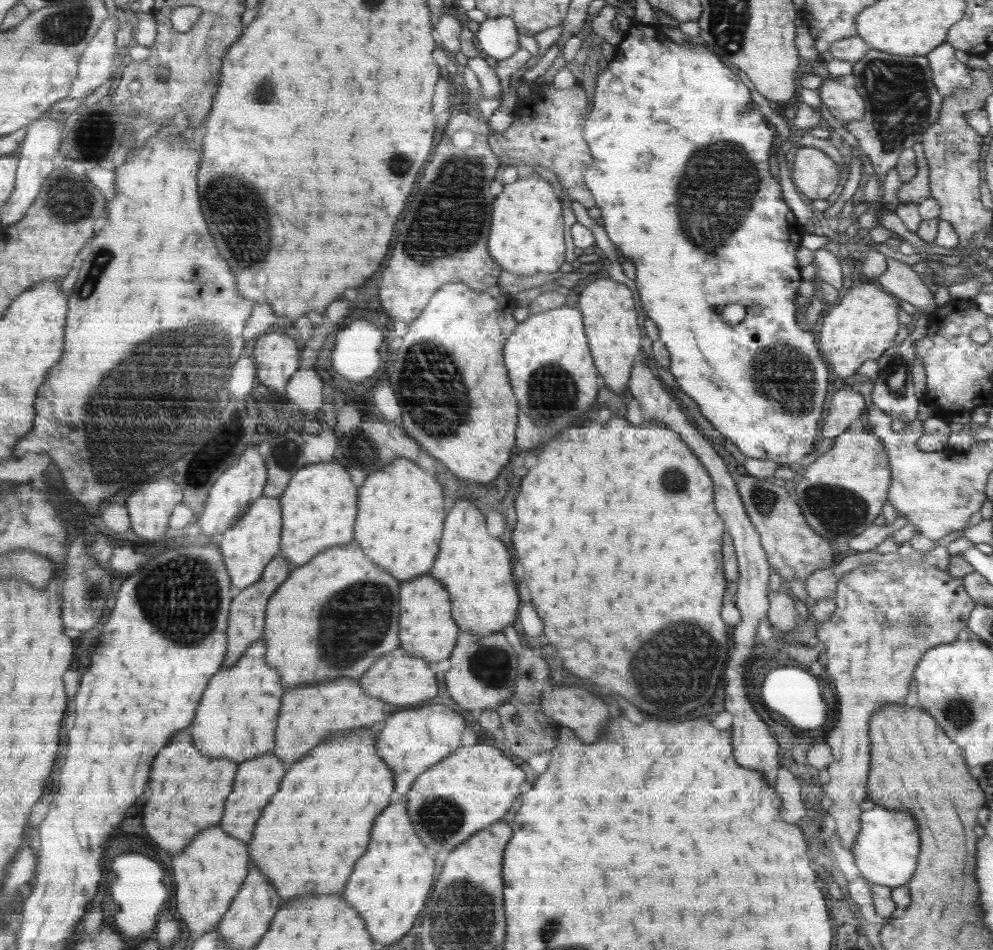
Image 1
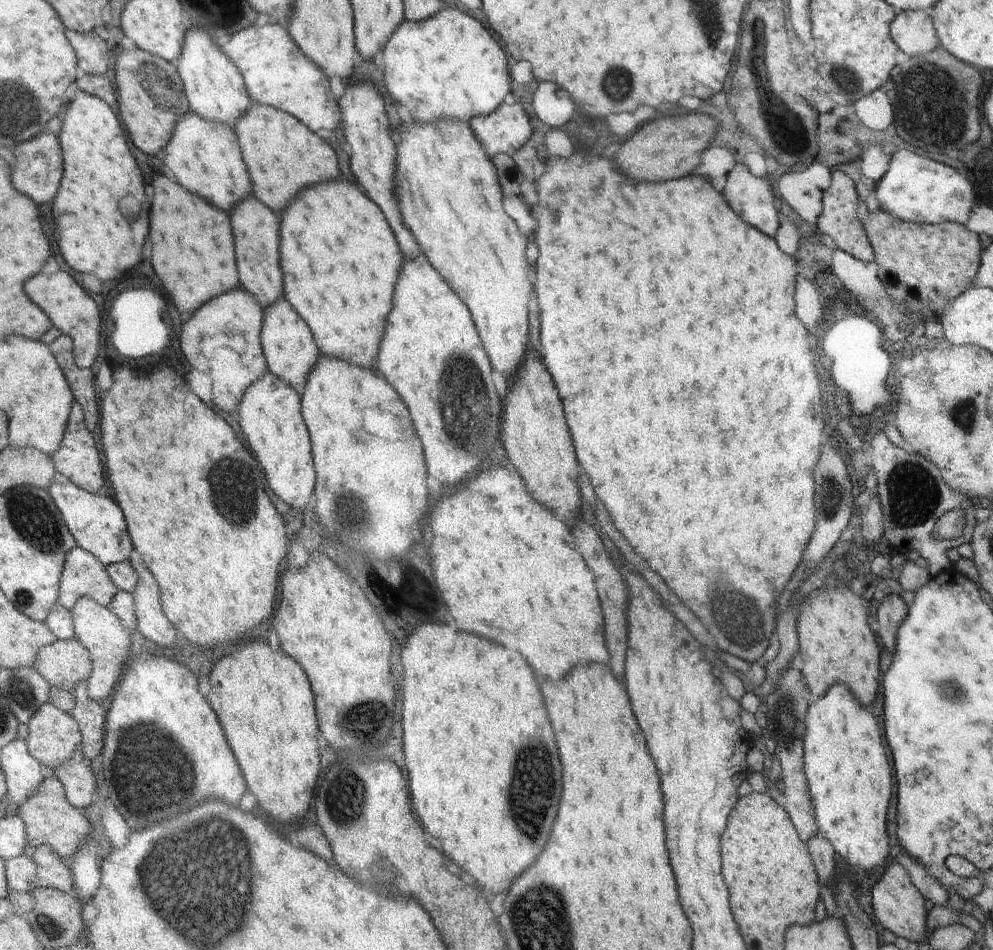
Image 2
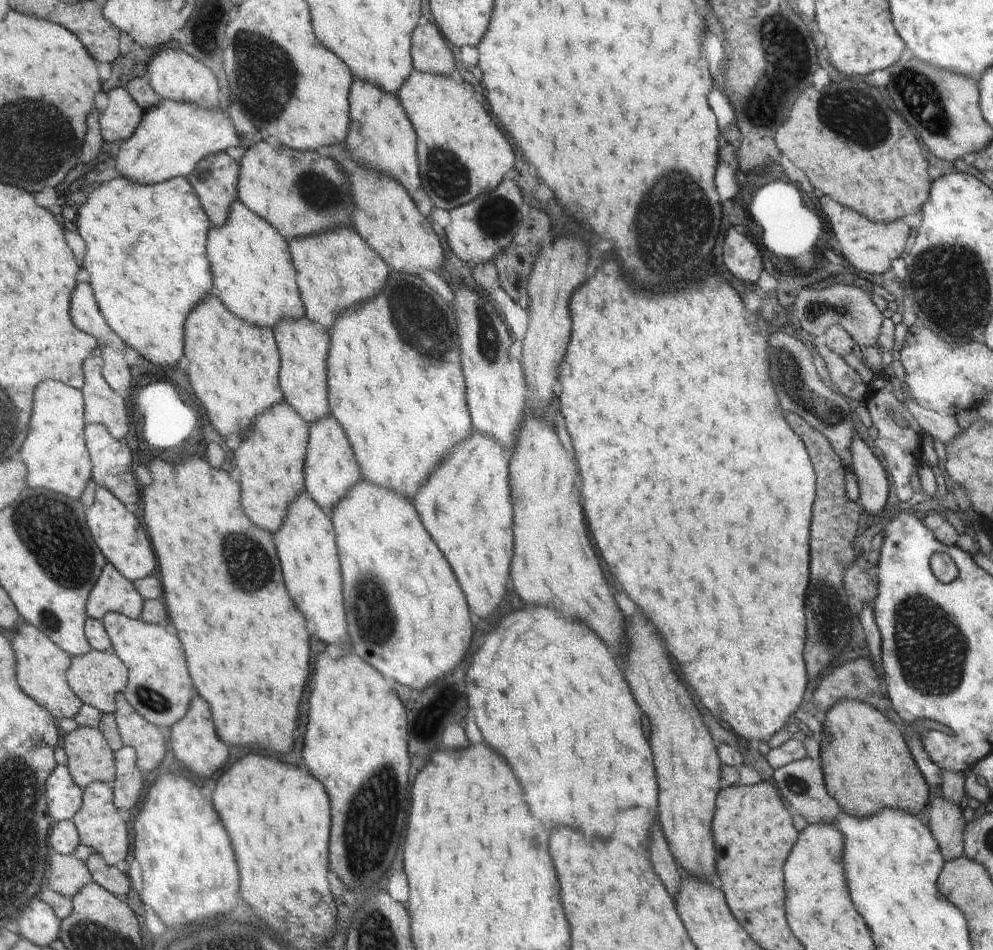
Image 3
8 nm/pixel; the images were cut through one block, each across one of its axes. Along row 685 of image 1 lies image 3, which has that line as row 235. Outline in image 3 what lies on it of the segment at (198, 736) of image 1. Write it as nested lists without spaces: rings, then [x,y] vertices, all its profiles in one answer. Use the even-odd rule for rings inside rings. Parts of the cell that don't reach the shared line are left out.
[[[240,199],[230,210],[228,222],[224,226],[214,226],[209,234],[210,260],[214,260],[214,278],[220,298],[248,324],[272,328],[276,318],[304,316],[288,242],[266,220],[246,208]]]

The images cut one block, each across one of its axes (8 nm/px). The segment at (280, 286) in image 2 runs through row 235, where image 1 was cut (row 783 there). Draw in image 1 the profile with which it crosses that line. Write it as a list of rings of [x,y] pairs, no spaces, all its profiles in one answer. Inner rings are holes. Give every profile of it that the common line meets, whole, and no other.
[[[272,752],[264,754],[264,758],[254,758],[254,762],[246,762],[246,766],[240,764],[238,766],[238,786],[228,802],[224,830],[228,834],[234,834],[234,838],[238,838],[242,842],[248,842],[252,838],[254,824],[262,814],[262,808],[270,802],[272,794],[276,794],[284,774],[286,774],[284,766],[278,762],[278,758]]]

